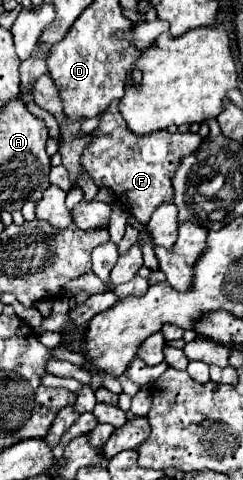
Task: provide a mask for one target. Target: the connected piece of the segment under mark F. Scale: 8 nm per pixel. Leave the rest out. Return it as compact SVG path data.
M113 101L101 115L99 127L93 131L89 145L81 155L81 165L87 169L97 187L107 187L115 193L115 199L137 219L141 225L147 225L151 213L161 203L171 203L173 185L171 177L175 175L183 157L191 155L201 143L203 137L197 133L169 133L155 131L149 135L135 135L127 129L119 109L119 101Z

